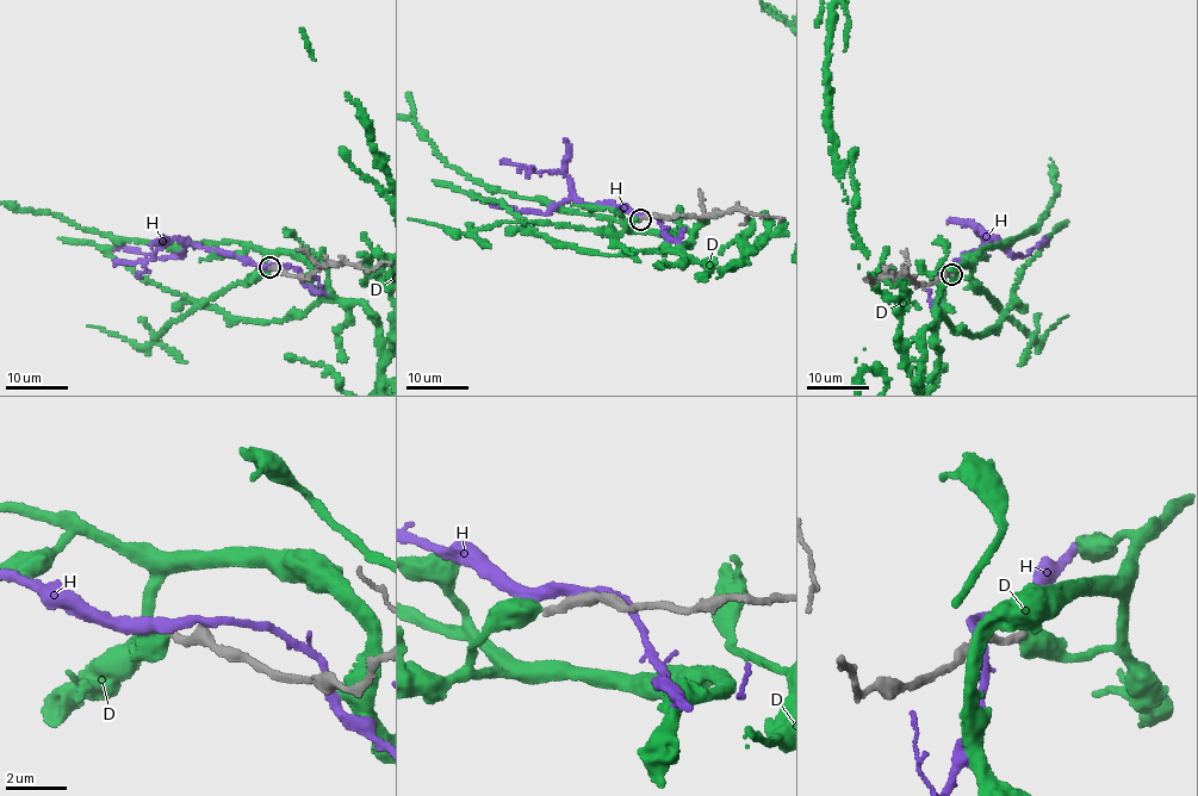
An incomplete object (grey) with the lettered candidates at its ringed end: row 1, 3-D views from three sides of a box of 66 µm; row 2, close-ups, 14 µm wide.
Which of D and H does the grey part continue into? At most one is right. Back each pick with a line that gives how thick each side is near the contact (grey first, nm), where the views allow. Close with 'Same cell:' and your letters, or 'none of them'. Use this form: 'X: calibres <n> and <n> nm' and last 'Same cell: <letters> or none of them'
Same cell: none of them

